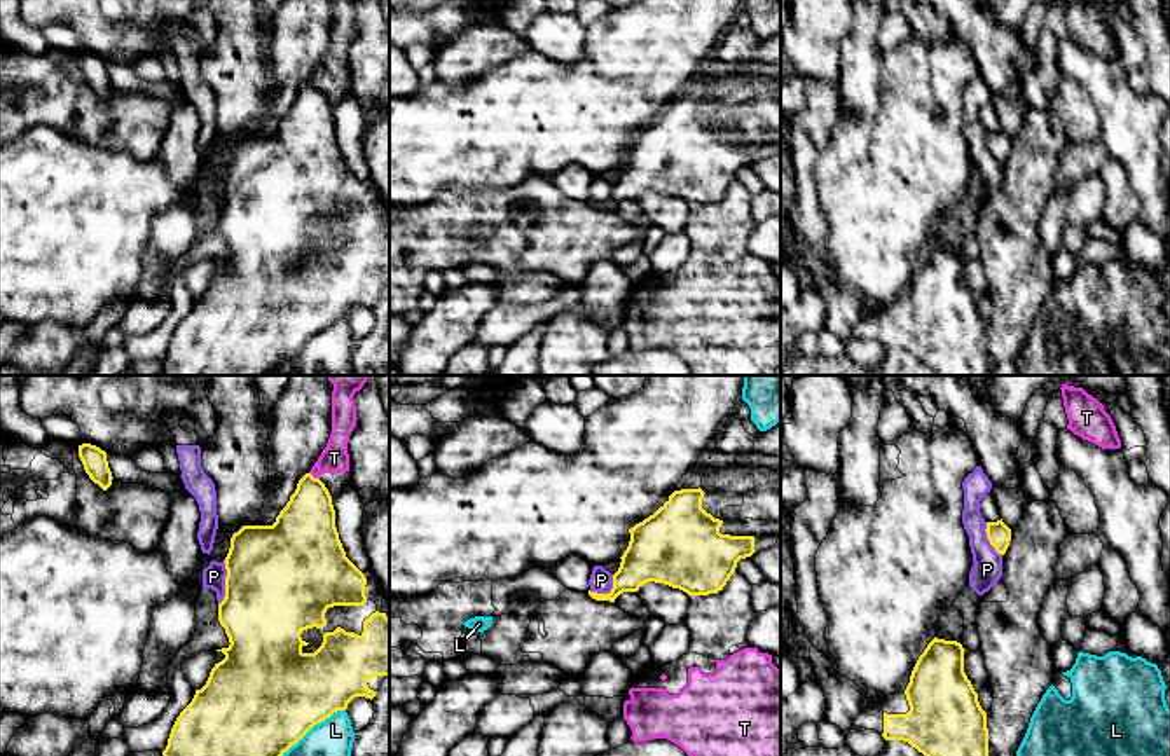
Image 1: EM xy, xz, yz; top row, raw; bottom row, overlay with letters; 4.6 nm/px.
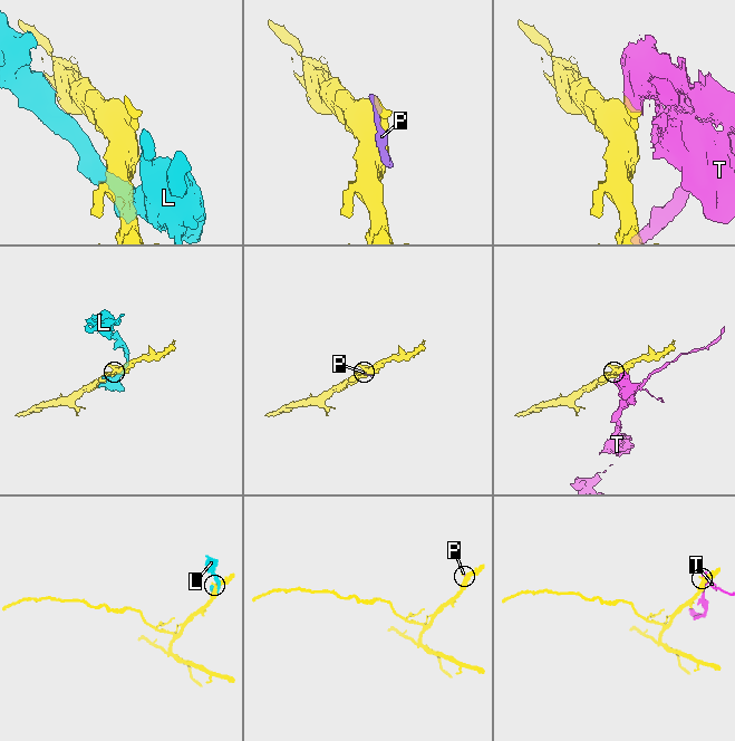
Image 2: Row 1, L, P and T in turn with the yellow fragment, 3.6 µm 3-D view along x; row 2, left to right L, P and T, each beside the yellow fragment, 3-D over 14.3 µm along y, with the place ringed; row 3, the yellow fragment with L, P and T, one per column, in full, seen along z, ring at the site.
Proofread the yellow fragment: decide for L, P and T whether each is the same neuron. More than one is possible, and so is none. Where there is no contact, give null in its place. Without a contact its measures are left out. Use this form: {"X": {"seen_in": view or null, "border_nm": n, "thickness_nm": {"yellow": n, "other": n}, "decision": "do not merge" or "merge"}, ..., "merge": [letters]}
{"L": {"seen_in": "xy", "border_nm": 360, "thickness_nm": {"yellow": 500, "other": 180}, "decision": "do not merge"}, "P": {"seen_in": "xy", "border_nm": 200, "thickness_nm": {"yellow": 500, "other": 110}, "decision": "do not merge"}, "T": {"seen_in": "xy", "border_nm": 60, "thickness_nm": {"yellow": 280, "other": 130}, "decision": "do not merge"}, "merge": []}

